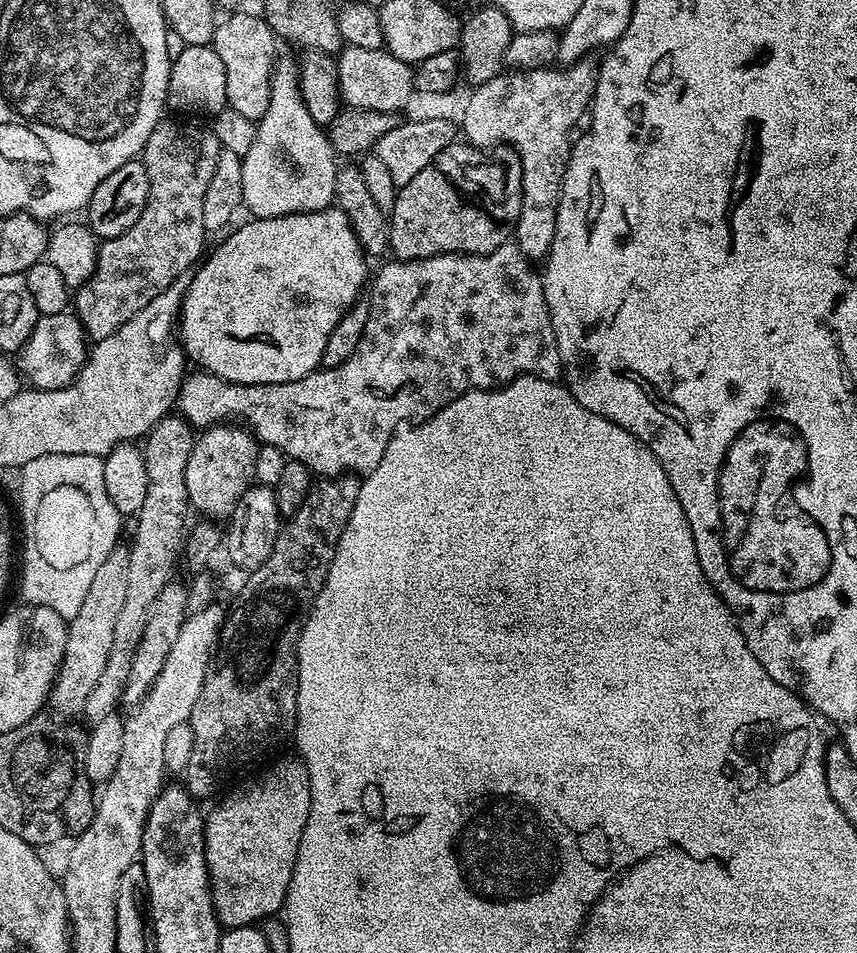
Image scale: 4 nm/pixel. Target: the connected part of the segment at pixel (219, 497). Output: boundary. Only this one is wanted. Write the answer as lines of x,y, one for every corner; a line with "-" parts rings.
232,422
218,424
215,428
201,431
190,450
190,462
186,462
186,494
189,505
195,511
197,508
200,511
199,515
204,518
231,517
238,498
242,498
244,491
251,488
256,480
256,459
259,449
260,444
247,427
237,426

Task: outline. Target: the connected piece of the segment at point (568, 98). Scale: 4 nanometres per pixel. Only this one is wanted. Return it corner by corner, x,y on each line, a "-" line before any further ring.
585,58
583,60
577,60
575,64
567,66
549,66
547,68
538,69
526,69
524,71
519,70
504,70
494,78
490,78
489,81
479,86
473,87
472,97
464,104
464,128
462,124
462,136
467,143
474,145
476,148
483,148
485,150
494,148
497,146
507,146
514,148
516,153
520,155
520,161
522,162
522,210
518,214
514,225
514,243
517,248
522,250
522,254
528,257
529,261
537,262
536,260
543,261
549,250
552,248
554,242
554,230
556,229
556,223
558,222
558,206
560,205
560,191
562,190
562,182
564,181
564,175
568,169
568,154
570,151
570,141
568,139
568,131
578,122
578,118
582,118
589,111
592,103
592,96
596,93
596,77
598,75
598,64
595,59

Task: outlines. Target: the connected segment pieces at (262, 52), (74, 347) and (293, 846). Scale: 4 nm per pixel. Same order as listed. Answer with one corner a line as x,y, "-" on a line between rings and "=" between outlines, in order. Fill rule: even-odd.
233,11
219,21
211,46
226,68
227,107
237,111
244,120
259,122
270,106
270,82
276,69
278,37
272,32
263,15
-
233,15
233,16
232,16
=
71,311
41,316
26,346
18,353
18,368
31,387
58,390
75,380
80,367
88,359
89,351
90,344
86,339
84,328
78,317
=
276,760
237,792
232,792
204,822
204,849
208,863
208,885
212,887
212,905
216,918
225,929
259,925
259,920
281,911
294,874
302,830
310,814
310,774
303,760

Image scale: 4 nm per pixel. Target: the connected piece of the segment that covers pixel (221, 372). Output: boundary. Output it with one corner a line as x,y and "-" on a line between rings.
329,206
317,212
295,212
289,216
252,218
249,224
235,228
233,227
223,237
225,240
213,252
211,249
203,257
202,263
191,273
178,321
178,339
184,349
185,357
191,363
193,360
203,371
213,372
215,376
228,381
229,384
281,384
294,382
298,378
306,378
311,372
321,367
320,359
330,334
352,305
361,299
360,291
363,288
365,291
366,281
370,276
370,268
368,272
367,264
369,261
366,259
365,252
360,248
358,238
355,237
346,214
337,206

